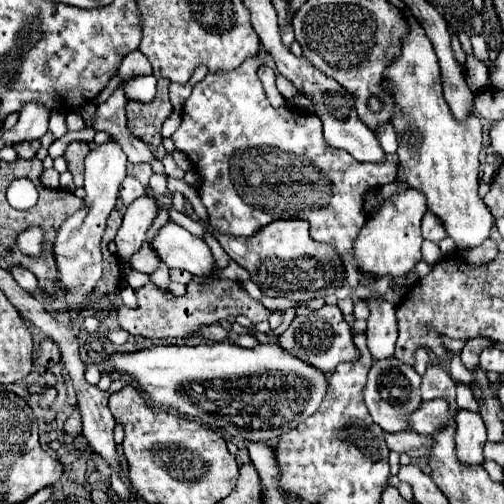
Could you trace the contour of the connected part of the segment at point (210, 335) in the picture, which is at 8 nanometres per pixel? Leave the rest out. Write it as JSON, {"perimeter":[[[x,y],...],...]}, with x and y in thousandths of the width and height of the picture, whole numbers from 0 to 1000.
{"perimeter":[[[421,641],[421,645],[405,645],[389,657],[389,665],[405,669],[405,673],[417,673],[417,677],[448,677],[452,673],[452,657],[444,649],[437,649],[433,641]]]}

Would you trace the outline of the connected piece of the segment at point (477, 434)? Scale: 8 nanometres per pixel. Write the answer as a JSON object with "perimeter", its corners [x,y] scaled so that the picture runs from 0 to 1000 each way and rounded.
{"perimeter":[[[917,812],[905,823],[905,903],[913,903],[913,919],[929,923],[929,927],[956,923],[960,919],[960,903],[956,903],[960,879],[964,879],[964,847],[960,847],[956,827],[940,815]]]}

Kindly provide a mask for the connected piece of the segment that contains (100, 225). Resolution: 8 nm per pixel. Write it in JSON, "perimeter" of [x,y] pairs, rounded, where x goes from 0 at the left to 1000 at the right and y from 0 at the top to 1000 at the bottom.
{"perimeter":[[[218,276],[214,284],[183,296],[171,312],[171,347],[167,347],[167,407],[147,427],[139,427],[115,454],[107,474],[107,514],[115,526],[115,562],[99,573],[99,613],[107,621],[135,621],[135,617],[171,617],[179,613],[179,585],[187,581],[194,558],[202,554],[202,502],[198,482],[210,454],[210,435],[230,411],[234,375],[250,351],[250,323],[246,300],[238,288]]]}

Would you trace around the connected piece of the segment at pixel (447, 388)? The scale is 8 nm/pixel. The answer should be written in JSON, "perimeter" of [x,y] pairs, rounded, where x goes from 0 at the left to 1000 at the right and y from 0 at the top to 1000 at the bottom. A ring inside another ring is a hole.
{"perimeter":[[[849,724],[845,744],[837,748],[837,792],[853,796],[865,788],[889,792],[893,804],[905,804],[905,760],[897,748],[869,724]]]}

